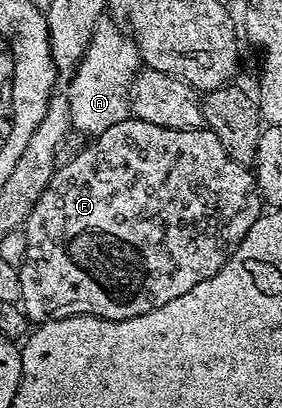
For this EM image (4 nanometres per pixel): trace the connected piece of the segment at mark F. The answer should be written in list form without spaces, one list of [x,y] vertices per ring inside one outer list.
[[[127,118],[116,122],[116,126],[108,126],[108,130],[97,133],[93,140],[94,144],[88,145],[83,152],[76,153],[67,164],[65,161],[57,169],[50,187],[42,195],[42,199],[24,225],[27,248],[25,259],[20,265],[22,273],[20,307],[25,310],[28,318],[35,325],[73,316],[127,320],[136,318],[140,314],[148,314],[160,306],[168,306],[172,298],[180,298],[180,294],[188,294],[192,286],[200,286],[200,282],[215,276],[230,261],[240,242],[244,242],[248,230],[252,230],[252,226],[264,212],[264,201],[261,192],[258,191],[255,173],[247,165],[236,162],[236,158],[230,156],[228,149],[209,127],[172,130],[164,126],[152,126],[152,122]]]

